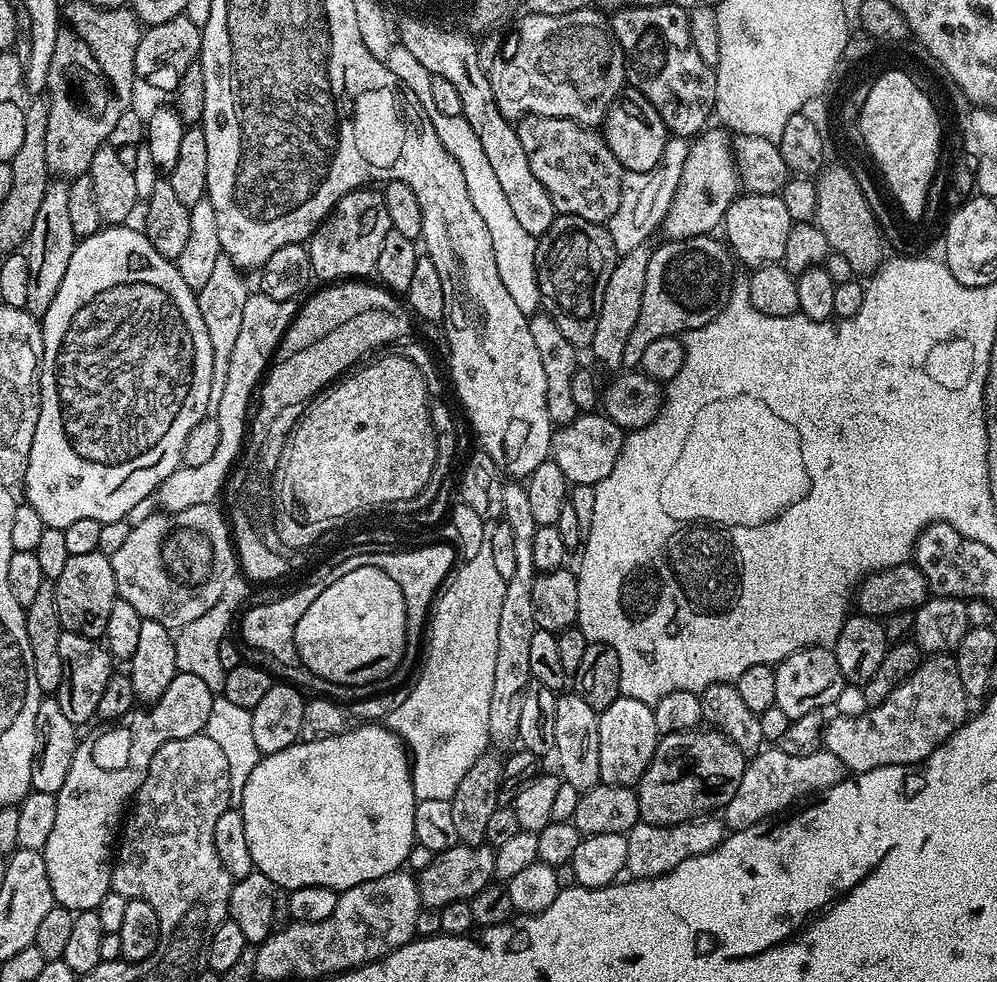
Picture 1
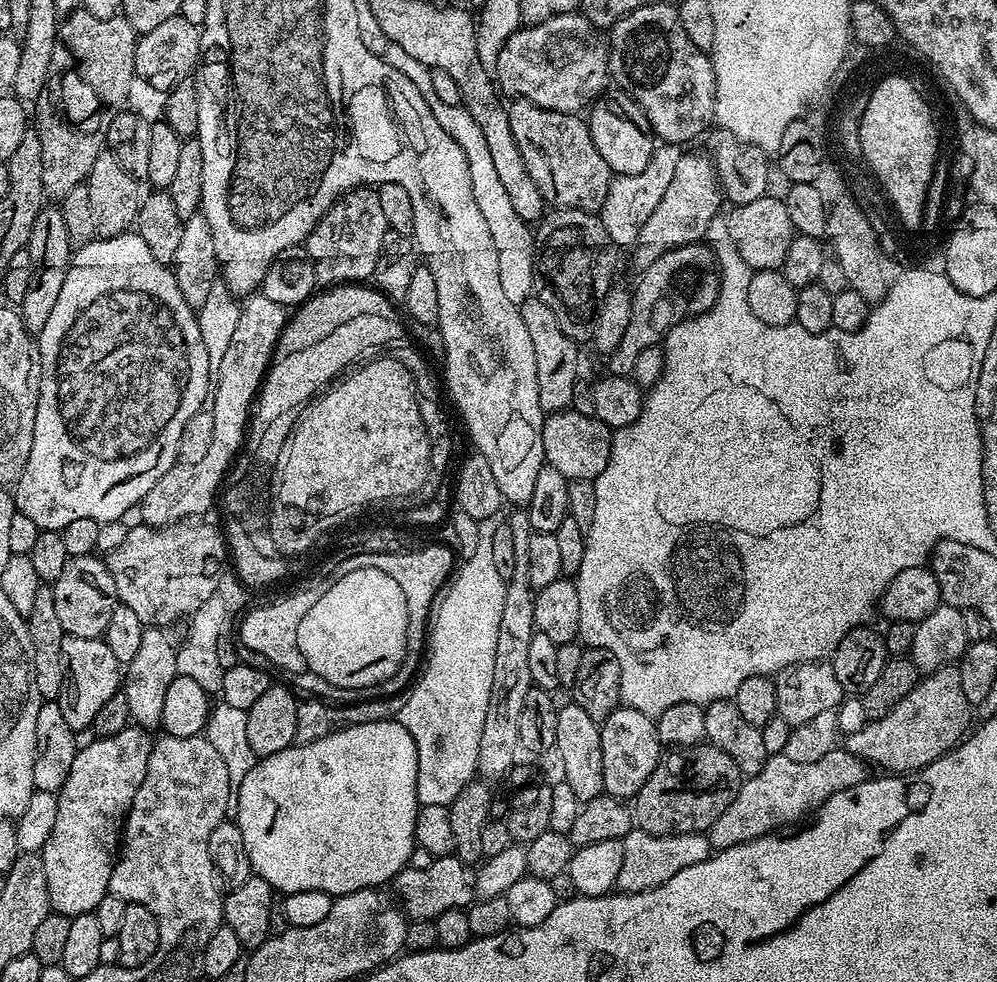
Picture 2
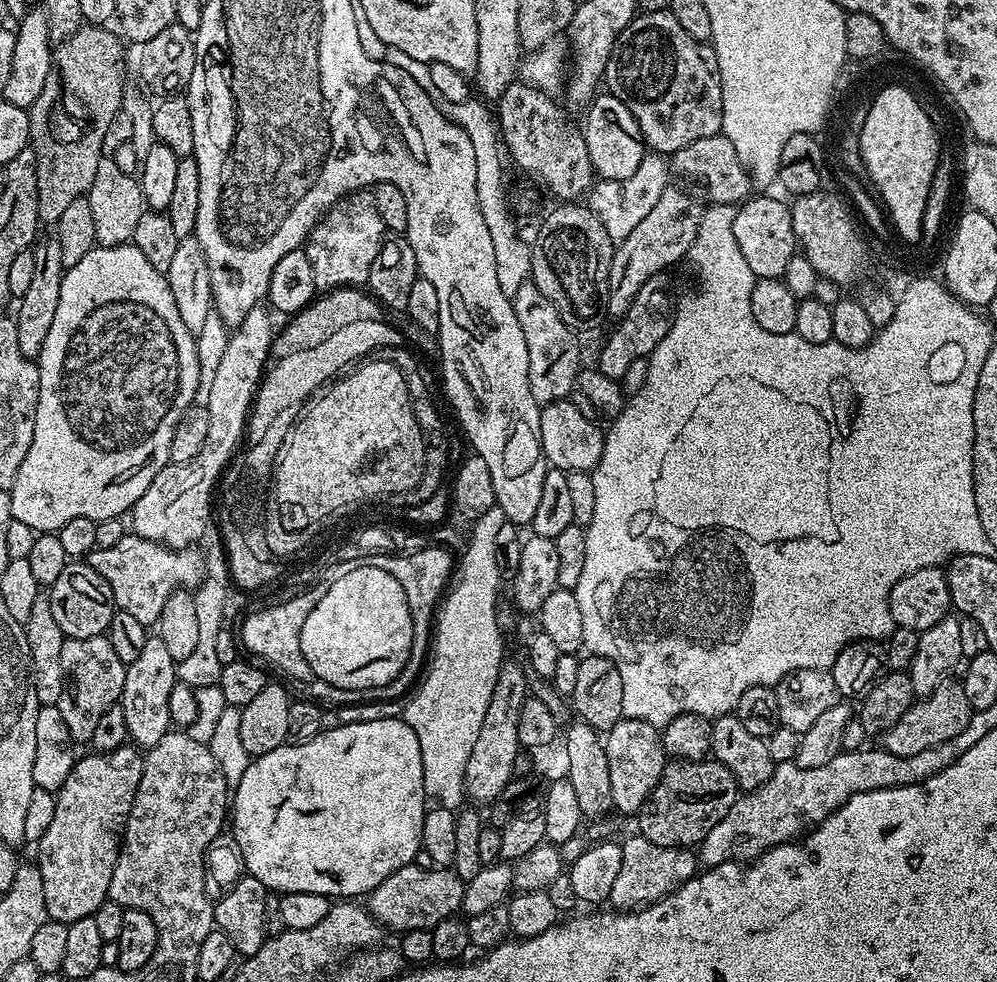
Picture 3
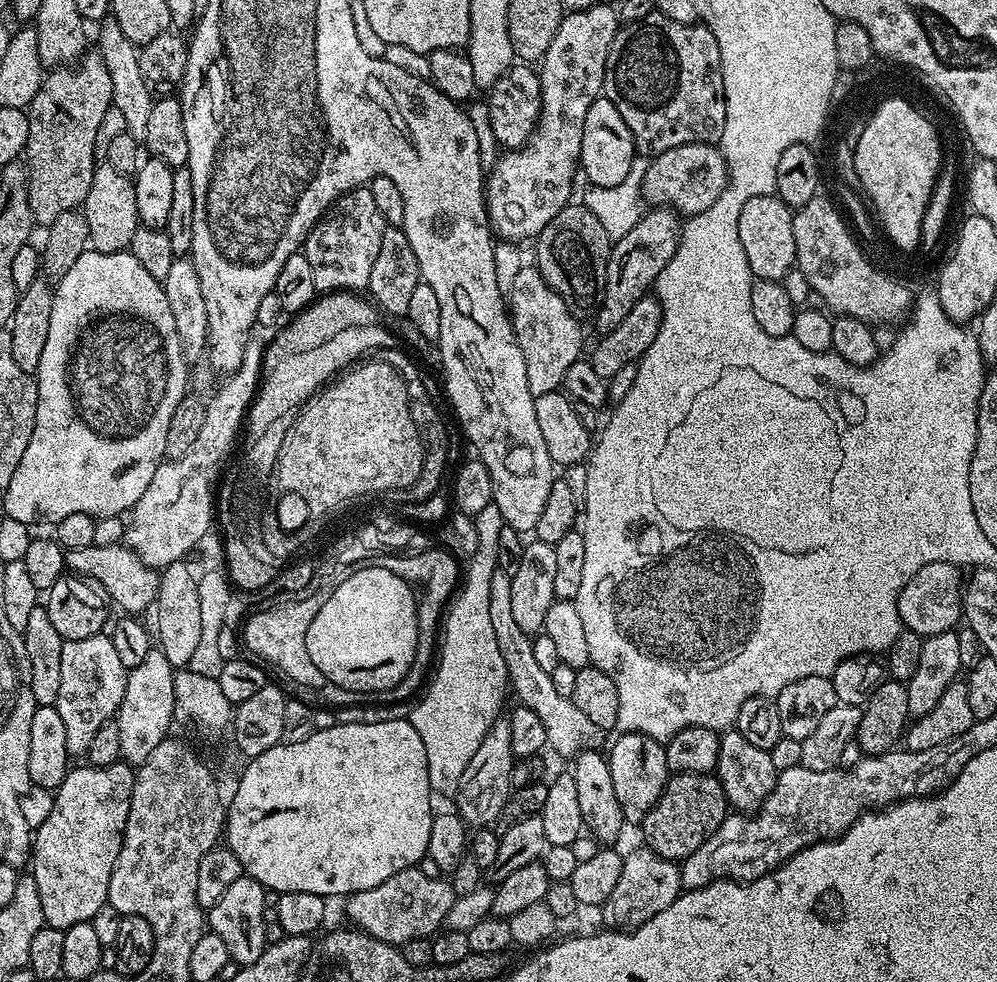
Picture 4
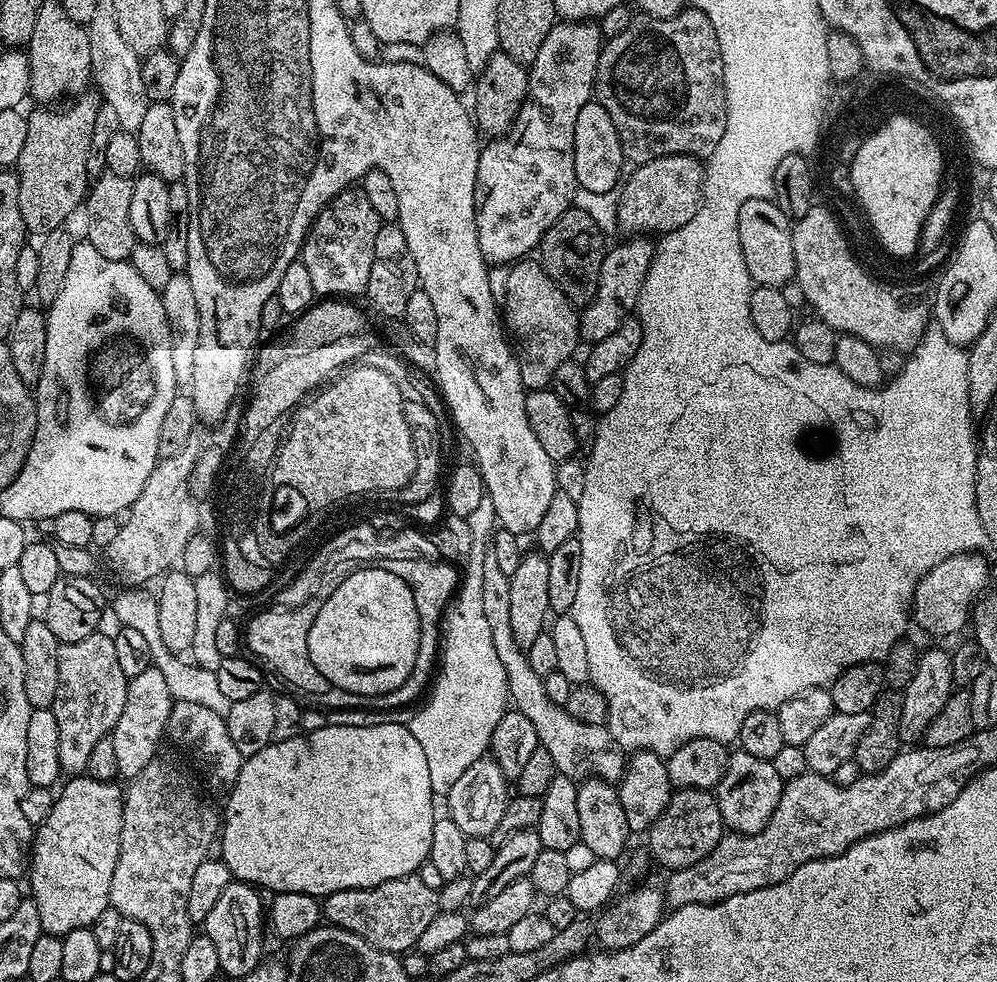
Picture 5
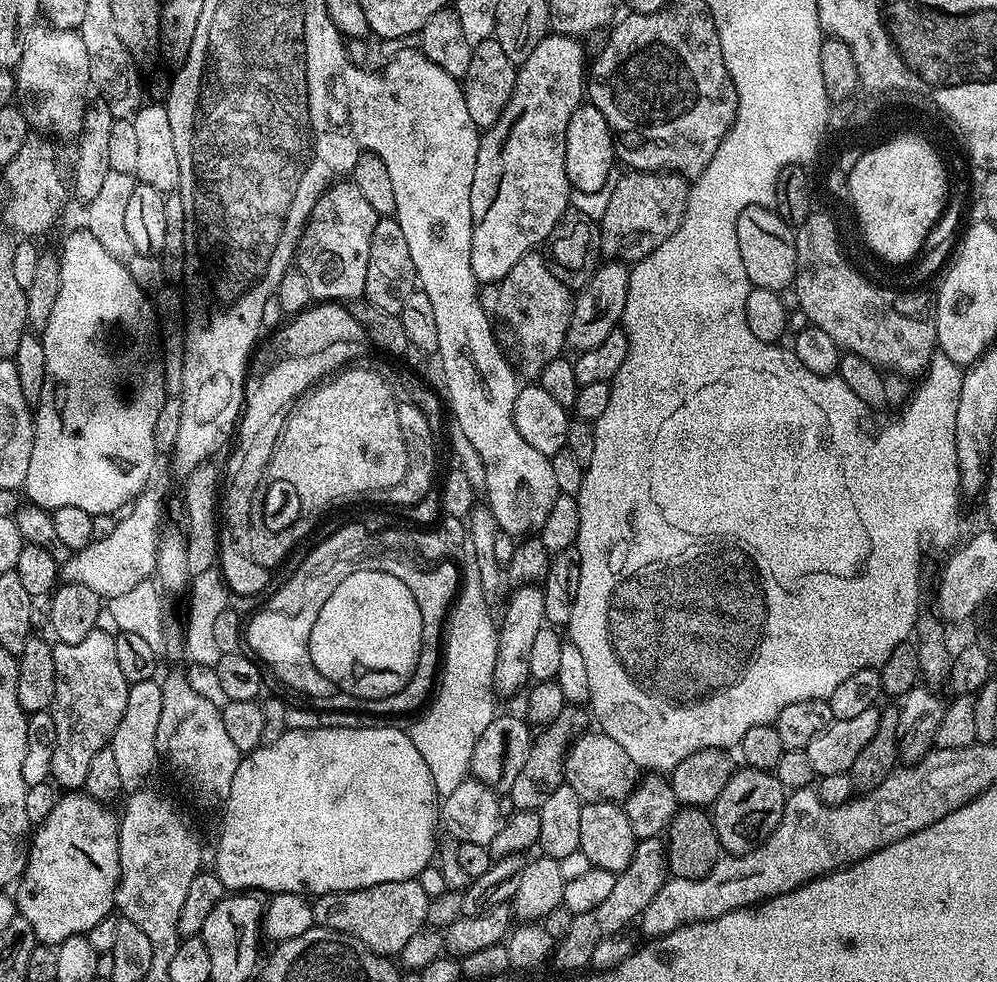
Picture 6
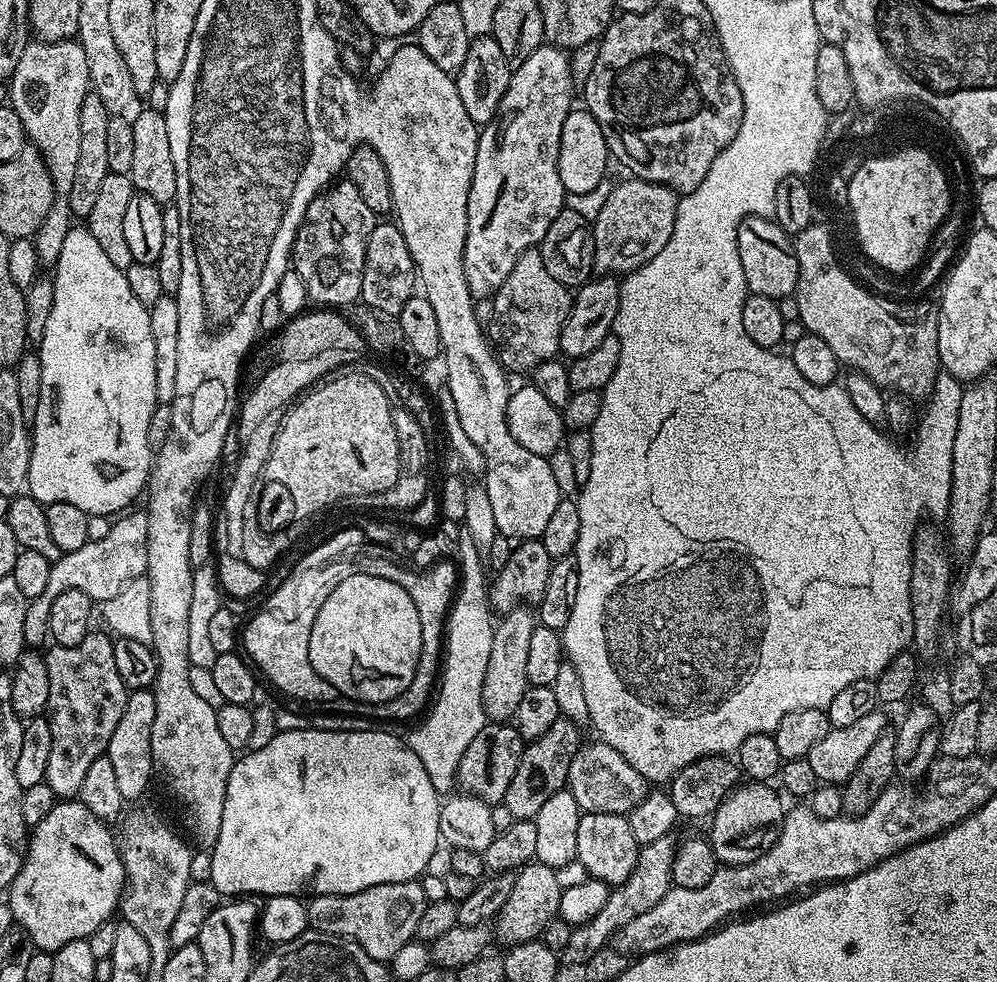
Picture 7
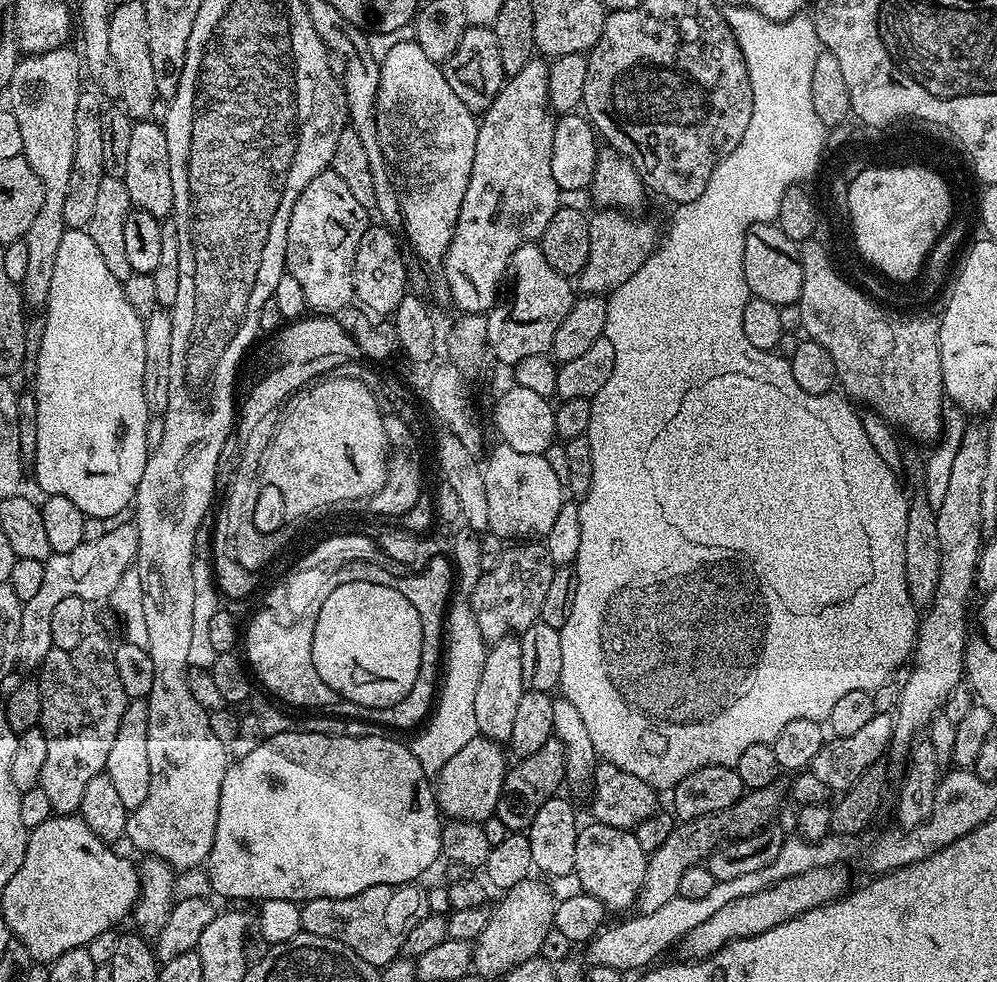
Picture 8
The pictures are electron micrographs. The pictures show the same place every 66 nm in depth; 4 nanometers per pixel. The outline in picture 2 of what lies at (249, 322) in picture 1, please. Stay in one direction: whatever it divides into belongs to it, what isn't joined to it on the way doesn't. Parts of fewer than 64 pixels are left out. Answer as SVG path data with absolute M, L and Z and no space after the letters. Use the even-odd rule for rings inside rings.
M253 294L241 303L238 327L234 329L230 346L222 357L218 382L210 396L210 410L214 414L214 439L210 442L210 450L202 462L194 462L194 466L177 463L154 482L138 508L143 523L153 526L178 524L189 518L203 517L203 512L211 504L213 507L218 489L246 439L254 401L289 315L289 309L262 294Z

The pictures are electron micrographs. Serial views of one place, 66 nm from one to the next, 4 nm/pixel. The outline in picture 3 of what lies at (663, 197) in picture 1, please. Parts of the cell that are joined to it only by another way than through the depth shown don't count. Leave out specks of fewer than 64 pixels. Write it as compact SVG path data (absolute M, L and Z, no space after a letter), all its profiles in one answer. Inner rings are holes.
M648 150L638 164L638 170L630 178L601 181L593 185L586 198L588 207L602 221L613 243L617 244L624 240L646 215L650 214L651 207L658 202L662 190L669 185L668 176L670 177L670 164L667 157L663 153Z

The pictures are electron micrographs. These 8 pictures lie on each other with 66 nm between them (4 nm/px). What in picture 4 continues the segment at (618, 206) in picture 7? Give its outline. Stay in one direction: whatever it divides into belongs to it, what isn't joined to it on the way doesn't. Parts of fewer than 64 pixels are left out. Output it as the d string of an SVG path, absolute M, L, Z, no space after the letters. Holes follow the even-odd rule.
M690 142L686 146L674 146L651 157L646 179L646 200L652 206L667 206L684 218L697 216L718 202L728 178L724 154L716 144Z

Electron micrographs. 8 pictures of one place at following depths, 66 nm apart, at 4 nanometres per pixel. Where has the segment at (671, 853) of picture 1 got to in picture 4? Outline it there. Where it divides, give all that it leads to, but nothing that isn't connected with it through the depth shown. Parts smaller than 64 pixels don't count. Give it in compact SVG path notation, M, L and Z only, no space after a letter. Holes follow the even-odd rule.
M639 846L632 853L624 856L622 866L622 878L618 878L618 883L614 885L614 890L610 893L610 898L602 905L604 920L609 929L631 930L642 926L654 914L666 910L670 902L674 902L680 897L680 864L674 860L667 860L658 854L654 854L651 848Z

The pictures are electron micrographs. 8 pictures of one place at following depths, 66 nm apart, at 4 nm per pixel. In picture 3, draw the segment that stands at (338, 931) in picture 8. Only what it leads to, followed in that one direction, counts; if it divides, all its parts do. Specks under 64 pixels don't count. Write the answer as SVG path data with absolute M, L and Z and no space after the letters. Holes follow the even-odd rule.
M415 862L402 866L390 878L381 882L374 891L366 897L366 907L385 929L393 928L396 934L403 934L412 930L432 929L438 922L442 922L448 916L457 915L464 903L465 881L457 878L455 871L448 866L421 866Z

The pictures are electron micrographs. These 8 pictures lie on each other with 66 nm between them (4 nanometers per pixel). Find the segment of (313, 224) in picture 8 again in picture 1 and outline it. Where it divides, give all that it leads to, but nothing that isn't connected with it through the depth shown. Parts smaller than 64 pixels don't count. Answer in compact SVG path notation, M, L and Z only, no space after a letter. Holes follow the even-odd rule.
M365 186L355 188L353 192L346 193L342 199L333 206L331 214L317 226L316 231L308 237L306 247L312 275L320 282L348 282L353 278L368 278L376 271L378 254L382 251L382 242L386 234L392 231L390 214L386 214L386 202L384 201L383 191L375 187Z

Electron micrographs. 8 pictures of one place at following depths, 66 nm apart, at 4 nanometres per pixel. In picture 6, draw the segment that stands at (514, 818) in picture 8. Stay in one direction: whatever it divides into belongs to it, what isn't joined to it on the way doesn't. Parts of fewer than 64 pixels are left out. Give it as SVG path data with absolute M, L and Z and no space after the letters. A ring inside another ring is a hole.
M569 702L564 705L562 714L554 718L554 722L543 729L544 732L533 739L530 746L530 754L526 754L526 762L522 765L522 770L518 778L514 778L514 786L510 793L517 809L535 809L558 790L560 784L565 783L564 779L564 760L568 752L569 744L577 735L578 730L588 730L593 727L594 717L587 707L580 702Z

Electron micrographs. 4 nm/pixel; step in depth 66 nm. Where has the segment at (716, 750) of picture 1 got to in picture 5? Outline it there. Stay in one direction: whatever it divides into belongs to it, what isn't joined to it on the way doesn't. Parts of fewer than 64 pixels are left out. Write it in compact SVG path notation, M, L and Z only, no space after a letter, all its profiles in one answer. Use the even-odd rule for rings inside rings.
M682 788L673 791L666 810L662 810L662 814L648 828L647 851L651 859L655 863L657 860L664 870L685 868L694 866L694 862L702 862L702 858L706 858L706 854L718 846L725 834L724 819L718 810L715 795L706 788Z

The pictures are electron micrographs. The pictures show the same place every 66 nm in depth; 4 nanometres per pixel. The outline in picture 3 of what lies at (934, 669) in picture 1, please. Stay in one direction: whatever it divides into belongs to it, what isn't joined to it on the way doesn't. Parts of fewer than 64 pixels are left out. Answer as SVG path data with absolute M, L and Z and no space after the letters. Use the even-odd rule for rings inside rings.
M945 678L929 696L919 697L906 710L906 714L902 714L902 718L898 718L898 722L894 722L894 726L890 726L890 730L883 733L882 747L885 752L905 758L910 754L922 754L922 750L937 748L942 742L953 740L955 736L962 734L962 730L966 730L974 709L970 706L970 702L966 702L966 690L963 683L959 679L952 679Z

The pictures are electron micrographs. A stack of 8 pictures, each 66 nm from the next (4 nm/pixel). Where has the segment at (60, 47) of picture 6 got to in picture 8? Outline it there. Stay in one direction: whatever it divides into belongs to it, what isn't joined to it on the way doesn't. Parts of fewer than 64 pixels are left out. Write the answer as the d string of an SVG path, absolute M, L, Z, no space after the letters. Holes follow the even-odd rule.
M65 46L46 54L24 56L17 62L14 78L10 78L6 89L7 107L14 118L18 118L22 134L22 154L26 162L30 162L34 174L38 174L38 182L42 182L44 191L42 208L38 210L34 223L23 238L28 264L22 285L22 300L29 309L40 310L47 305L54 261L58 258L58 246L66 231L66 189L70 187L70 166L74 166L74 109L78 107L82 91L82 60L70 49Z

